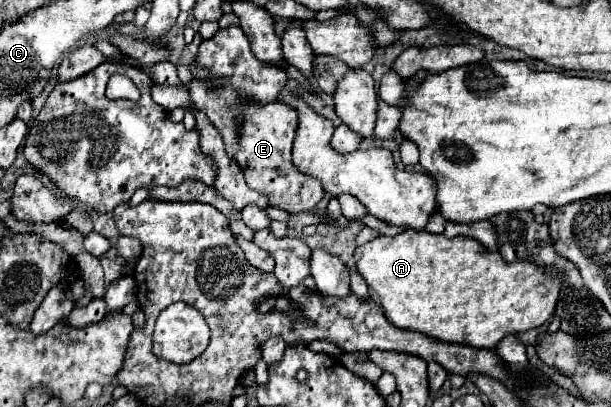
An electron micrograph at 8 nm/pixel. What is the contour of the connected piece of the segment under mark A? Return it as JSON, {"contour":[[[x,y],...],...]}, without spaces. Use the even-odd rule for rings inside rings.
{"contour":[[[407,229],[399,235],[393,235],[393,237],[377,237],[361,247],[357,247],[355,251],[355,259],[357,259],[357,269],[361,273],[361,277],[367,281],[367,285],[377,293],[379,297],[379,303],[381,307],[385,309],[385,315],[387,319],[399,327],[399,329],[411,329],[411,331],[419,331],[419,333],[425,333],[429,337],[435,337],[439,341],[445,341],[445,343],[461,343],[461,345],[469,345],[469,347],[479,347],[479,349],[493,349],[505,335],[513,335],[513,333],[523,333],[523,331],[529,331],[529,329],[535,329],[535,327],[541,327],[543,323],[549,321],[549,317],[555,313],[555,307],[557,307],[557,299],[559,299],[559,289],[563,285],[563,275],[549,275],[547,269],[543,267],[535,267],[531,265],[531,261],[513,261],[513,263],[507,263],[503,261],[503,257],[499,255],[499,251],[485,251],[483,245],[471,237],[453,237],[453,239],[447,239],[443,235],[431,235],[427,231],[415,231],[415,229]]]}

